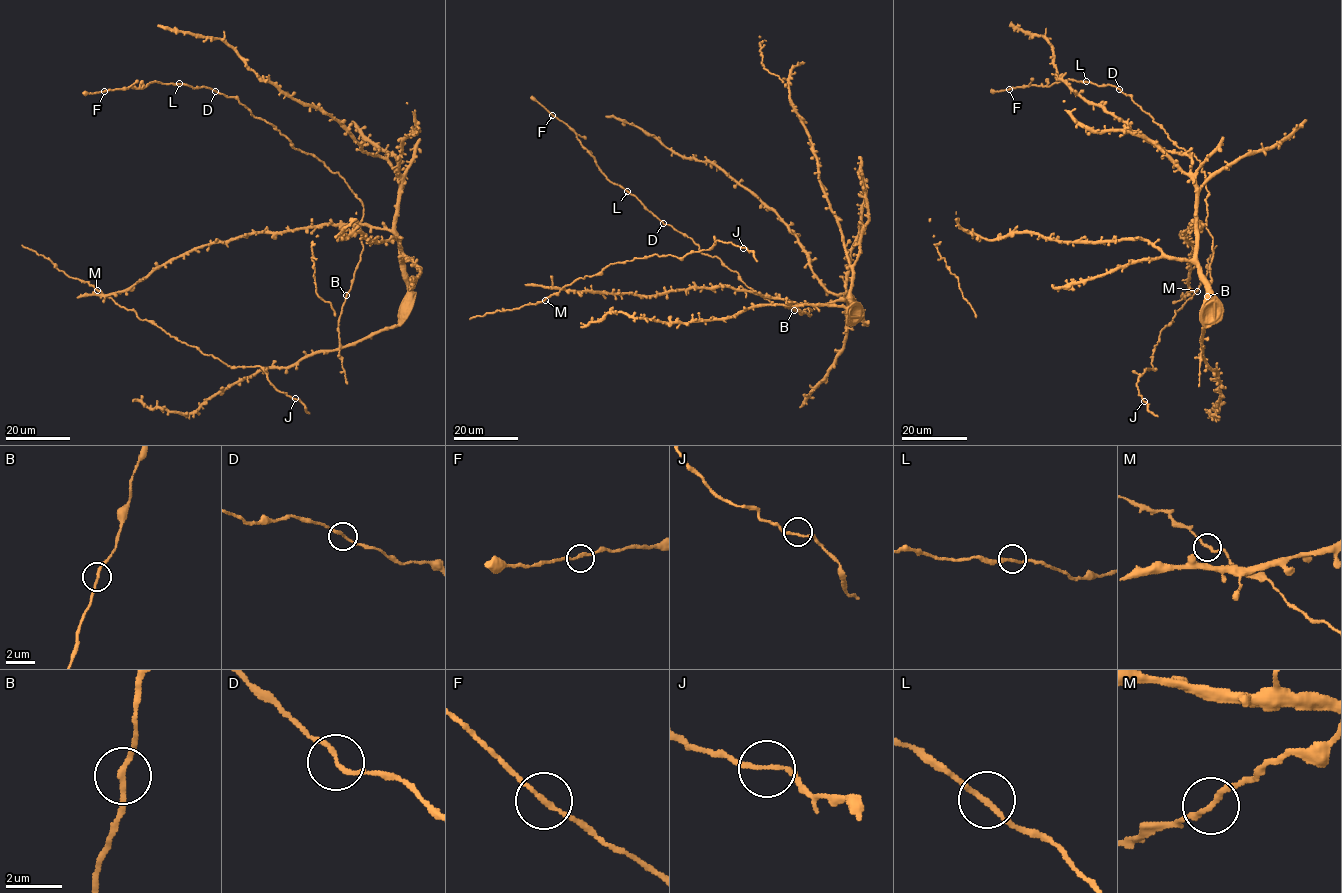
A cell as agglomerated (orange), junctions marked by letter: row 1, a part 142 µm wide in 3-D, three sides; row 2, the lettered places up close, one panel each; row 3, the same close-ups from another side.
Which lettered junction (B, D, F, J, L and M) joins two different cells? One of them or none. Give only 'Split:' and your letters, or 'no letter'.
Split: no letter

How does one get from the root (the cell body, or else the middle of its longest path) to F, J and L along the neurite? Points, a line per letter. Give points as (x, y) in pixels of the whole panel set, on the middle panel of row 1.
F: (852, 309), (787, 303), (809, 316), (811, 309), (766, 299), (610, 182), (576, 134), (552, 115)
J: (852, 309), (847, 299), (794, 303), (728, 286), (559, 290), (610, 264), (683, 257), (716, 240), (743, 248)
L: (852, 309), (787, 303), (809, 316), (811, 309), (772, 303), (627, 191)

